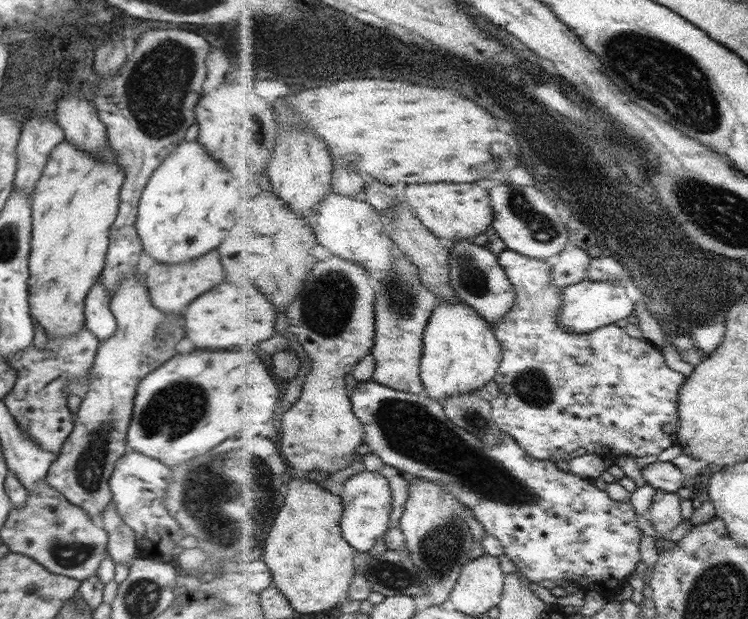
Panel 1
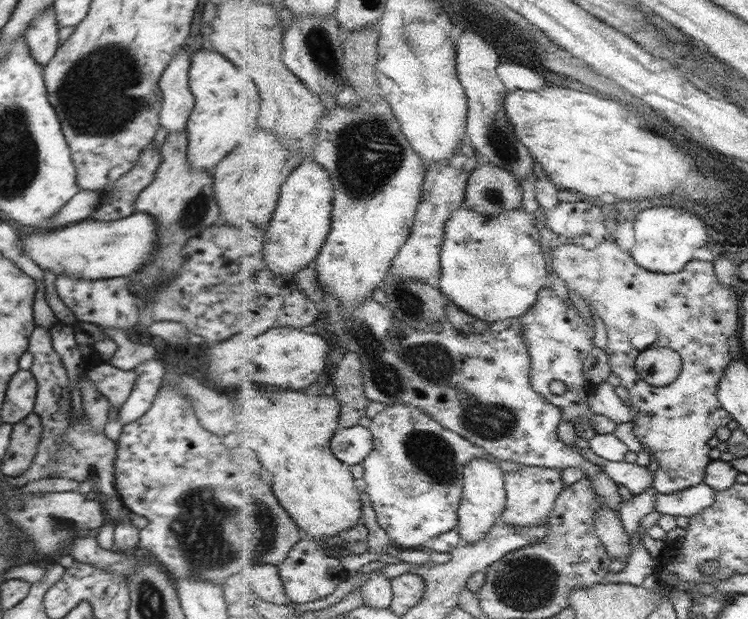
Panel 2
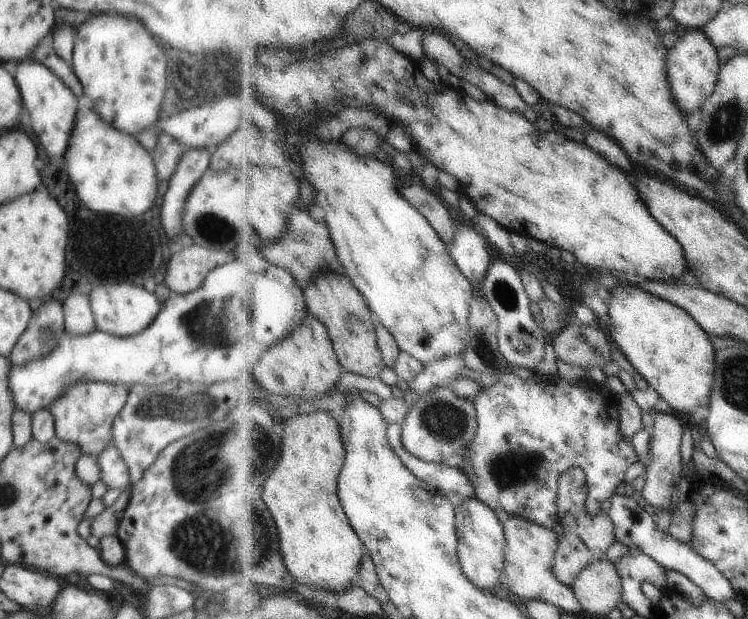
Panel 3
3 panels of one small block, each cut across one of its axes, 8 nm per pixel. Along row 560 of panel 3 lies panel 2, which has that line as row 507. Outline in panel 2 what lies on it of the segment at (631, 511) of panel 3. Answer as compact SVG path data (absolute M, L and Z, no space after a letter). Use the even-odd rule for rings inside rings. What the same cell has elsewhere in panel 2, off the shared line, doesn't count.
M705 482L672 494L658 493L657 510L674 516L694 516L715 503L715 490Z

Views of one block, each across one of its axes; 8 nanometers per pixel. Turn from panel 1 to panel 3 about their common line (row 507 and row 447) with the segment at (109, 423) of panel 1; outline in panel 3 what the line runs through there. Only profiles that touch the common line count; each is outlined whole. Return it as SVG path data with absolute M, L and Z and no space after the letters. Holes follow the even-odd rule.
M76 382L68 386L60 398L56 398L49 409L55 420L55 436L64 442L76 444L82 455L99 455L113 442L113 420L129 398L129 389L108 382Z

